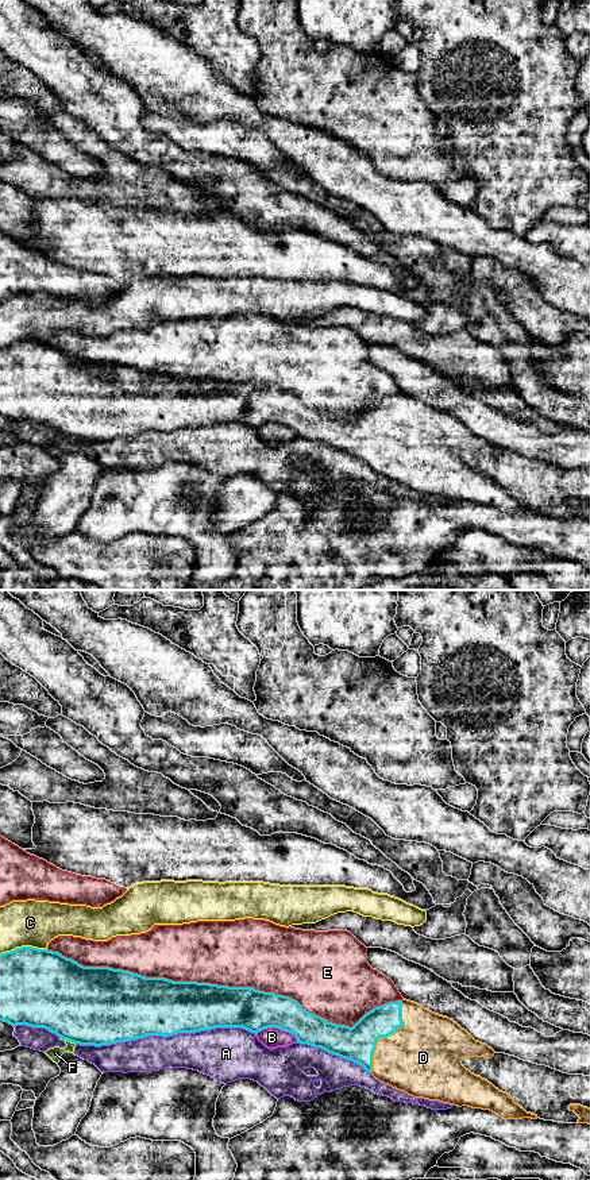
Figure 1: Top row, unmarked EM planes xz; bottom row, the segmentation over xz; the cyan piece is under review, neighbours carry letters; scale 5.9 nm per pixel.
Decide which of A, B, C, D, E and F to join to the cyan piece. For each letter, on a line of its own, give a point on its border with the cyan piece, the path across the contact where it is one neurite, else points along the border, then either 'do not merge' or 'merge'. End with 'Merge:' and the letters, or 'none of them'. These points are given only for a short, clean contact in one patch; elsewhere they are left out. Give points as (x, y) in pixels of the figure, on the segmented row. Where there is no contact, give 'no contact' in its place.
A: contact xz (165, 1036); do not merge
B: contact xz (278, 1028); do not merge
C: contact xz (23, 947); do not merge
D: contact xz (385, 1036); merge
E: contact xz (223, 986); do not merge
F: contact xz (68, 1040); do not merge
Merge: D

